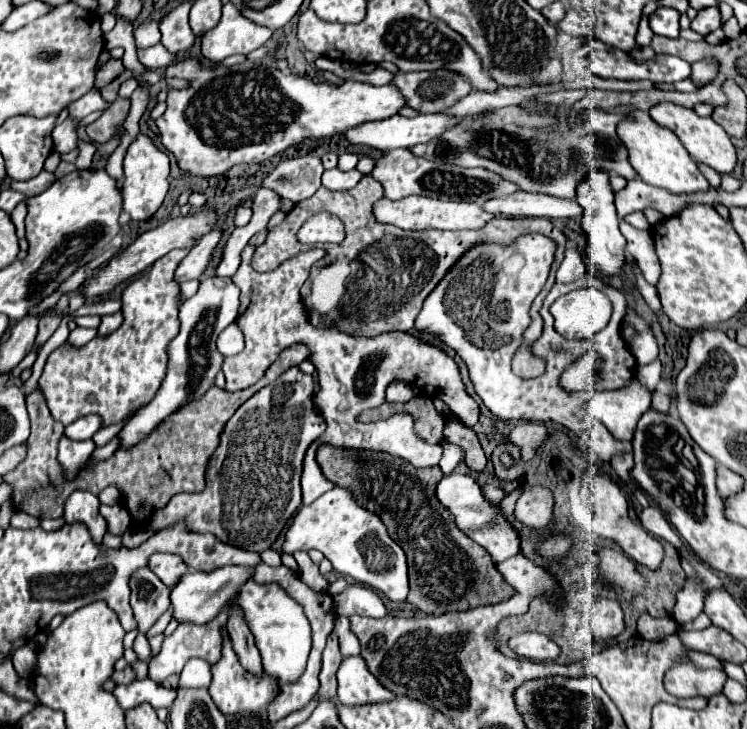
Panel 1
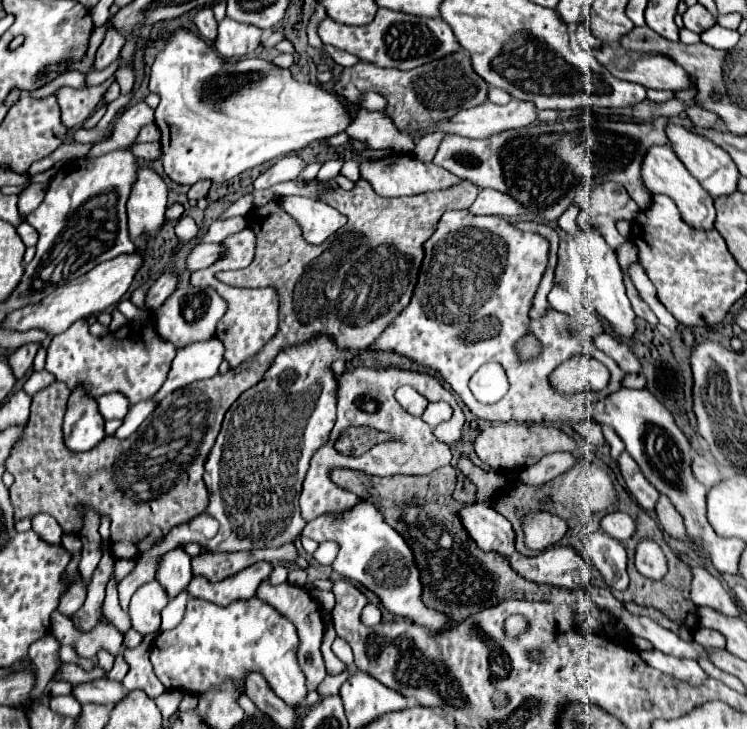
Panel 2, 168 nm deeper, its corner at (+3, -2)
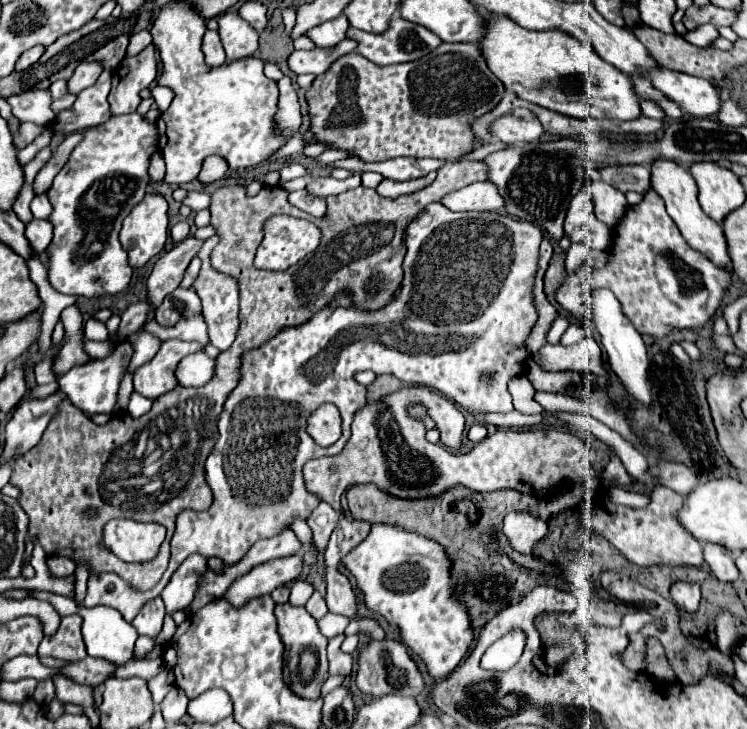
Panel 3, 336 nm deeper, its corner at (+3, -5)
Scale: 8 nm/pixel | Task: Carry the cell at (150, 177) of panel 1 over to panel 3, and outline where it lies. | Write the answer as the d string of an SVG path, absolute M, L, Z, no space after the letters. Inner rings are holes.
M147 192L145 198L123 220L119 234L121 246L129 254L129 264L139 268L149 258L159 254L165 246L167 232L167 200L159 192Z

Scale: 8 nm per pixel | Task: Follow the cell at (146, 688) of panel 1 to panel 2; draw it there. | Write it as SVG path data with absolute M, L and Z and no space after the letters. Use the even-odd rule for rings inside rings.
M95 679L87 683L79 683L73 687L73 697L85 705L89 701L119 701L123 699L123 685L109 679Z

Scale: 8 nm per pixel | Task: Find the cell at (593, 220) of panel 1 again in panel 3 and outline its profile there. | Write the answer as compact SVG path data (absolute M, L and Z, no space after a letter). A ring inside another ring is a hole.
M609 288L593 290L591 296L589 296L589 308L593 312L593 324L597 326L597 330L601 334L601 344L603 344L603 348L607 352L611 370L619 376L619 380L623 382L623 386L627 388L627 392L635 400L649 404L651 402L651 388L649 388L649 382L647 382L649 358L647 358L645 344L641 340L641 334L633 328L631 320L623 314L621 302L615 300L615 294L609 292Z

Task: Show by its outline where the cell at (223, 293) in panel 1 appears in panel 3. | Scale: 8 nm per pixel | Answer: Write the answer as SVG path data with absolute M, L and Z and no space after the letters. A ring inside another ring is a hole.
M175 288L169 296L165 296L163 304L155 312L155 320L161 326L175 326L181 320L193 318L201 314L201 300L191 288Z

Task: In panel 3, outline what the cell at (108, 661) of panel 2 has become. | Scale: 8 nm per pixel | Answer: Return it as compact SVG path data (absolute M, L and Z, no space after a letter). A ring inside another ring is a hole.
M29 590L28 597L48 601L61 617L72 614L83 616L83 640L85 640L85 646L87 646L87 654L91 658L103 658L103 660L107 660L115 666L123 666L129 658L133 658L133 646L135 646L135 640L137 640L139 634L135 632L135 628L129 622L123 620L123 616L119 612L115 612L115 608L109 608L109 606L85 608L85 606L77 605L70 598L37 590Z

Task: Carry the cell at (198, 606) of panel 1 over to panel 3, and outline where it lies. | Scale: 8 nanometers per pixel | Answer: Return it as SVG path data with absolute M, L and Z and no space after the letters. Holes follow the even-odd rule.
M301 556L269 560L267 564L259 564L251 572L235 580L235 584L227 588L223 598L231 606L241 608L249 600L259 598L263 594L271 594L275 588L293 582L299 576L299 572L301 572Z

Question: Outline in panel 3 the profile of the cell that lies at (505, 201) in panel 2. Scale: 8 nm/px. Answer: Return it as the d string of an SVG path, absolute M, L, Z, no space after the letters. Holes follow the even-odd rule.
M475 182L469 184L463 190L447 194L441 204L445 204L451 210L479 210L479 212L495 212L503 206L501 194L497 192L497 186L491 182Z

